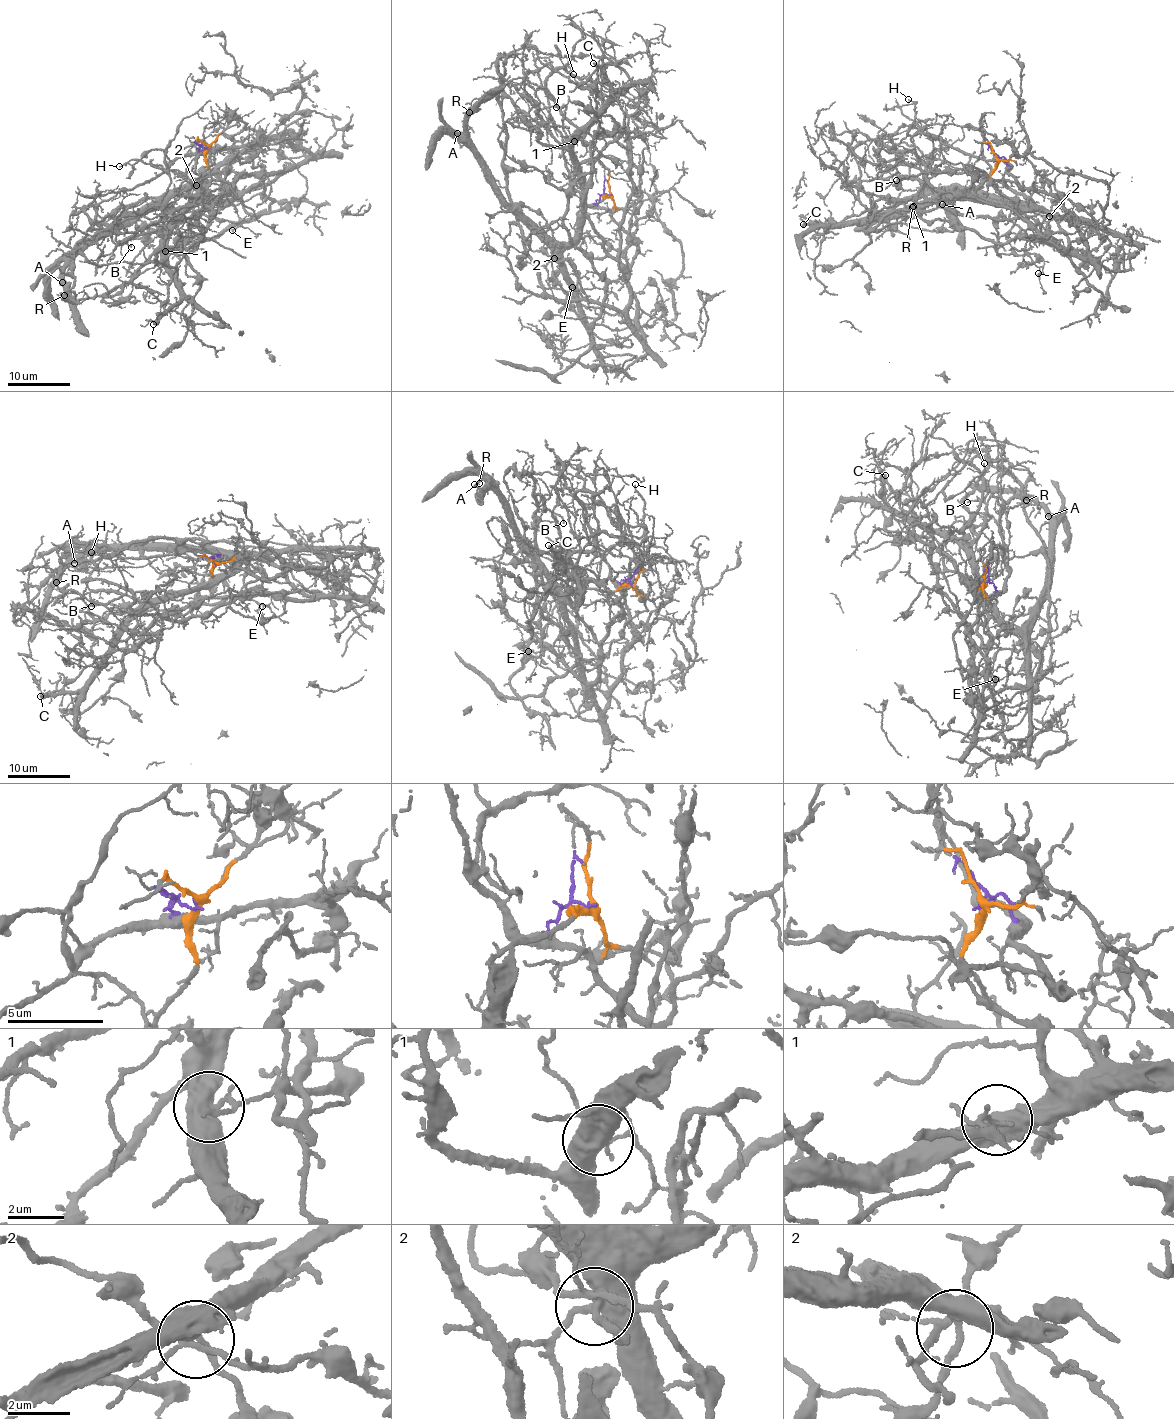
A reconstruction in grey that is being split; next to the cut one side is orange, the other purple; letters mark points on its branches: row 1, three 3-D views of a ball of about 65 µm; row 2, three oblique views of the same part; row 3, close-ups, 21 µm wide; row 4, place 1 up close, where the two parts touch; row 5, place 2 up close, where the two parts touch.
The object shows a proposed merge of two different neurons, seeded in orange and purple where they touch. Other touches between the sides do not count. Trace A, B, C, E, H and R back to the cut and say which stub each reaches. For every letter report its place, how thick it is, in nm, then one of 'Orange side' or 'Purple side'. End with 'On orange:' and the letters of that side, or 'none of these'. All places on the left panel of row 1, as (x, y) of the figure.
A: Place: (62, 282). Thickness 190 nm. Orange side
B: Place: (131, 247). Thickness 120 nm. Orange side
C: Place: (153, 324). Thickness 400 nm. Orange side
E: Place: (232, 230). Thickness 140 nm. Orange side
H: Place: (119, 166). Thickness 130 nm. Orange side
R: Place: (64, 295). Thickness 150 nm. Orange side
On orange: A, B, C, E, H, R

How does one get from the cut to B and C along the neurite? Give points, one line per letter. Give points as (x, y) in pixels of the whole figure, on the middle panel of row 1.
B: (610, 194), (577, 213), (580, 212), (580, 181), (576, 159), (539, 113), (548, 106), (556, 107)
C: (610, 194), (578, 213), (580, 163), (572, 150), (576, 132), (609, 95), (605, 69), (593, 63)

